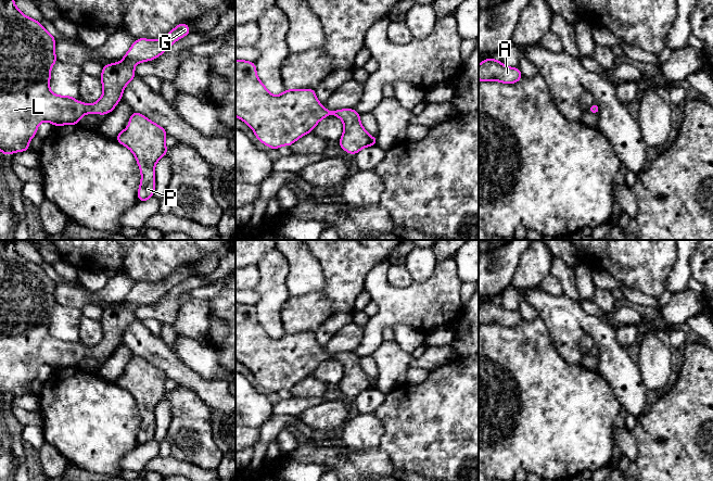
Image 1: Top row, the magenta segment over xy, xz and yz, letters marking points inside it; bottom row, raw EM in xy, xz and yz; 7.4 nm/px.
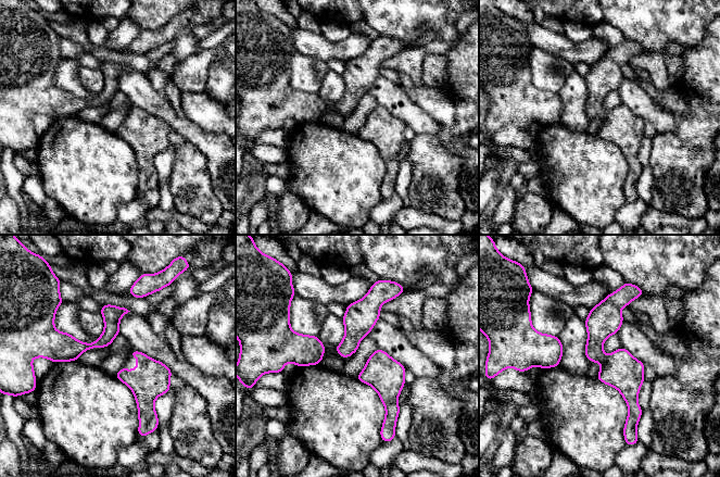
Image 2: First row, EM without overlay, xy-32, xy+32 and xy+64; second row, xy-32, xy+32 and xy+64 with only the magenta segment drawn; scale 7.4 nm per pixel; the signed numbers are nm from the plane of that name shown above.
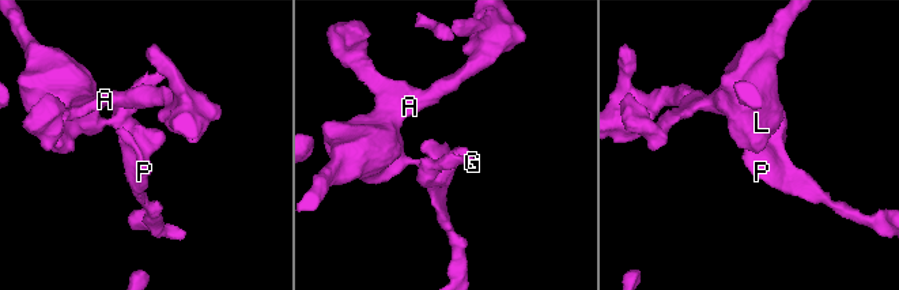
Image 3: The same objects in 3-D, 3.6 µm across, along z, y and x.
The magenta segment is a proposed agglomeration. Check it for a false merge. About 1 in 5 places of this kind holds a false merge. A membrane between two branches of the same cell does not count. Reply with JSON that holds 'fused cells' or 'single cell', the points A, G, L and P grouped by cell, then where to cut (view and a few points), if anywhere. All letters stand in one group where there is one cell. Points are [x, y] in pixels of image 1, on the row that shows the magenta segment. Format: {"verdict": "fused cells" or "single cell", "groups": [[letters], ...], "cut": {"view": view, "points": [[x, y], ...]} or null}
{"verdict": "single cell", "groups": [["A", "G", "L", "P"]], "cut": null}

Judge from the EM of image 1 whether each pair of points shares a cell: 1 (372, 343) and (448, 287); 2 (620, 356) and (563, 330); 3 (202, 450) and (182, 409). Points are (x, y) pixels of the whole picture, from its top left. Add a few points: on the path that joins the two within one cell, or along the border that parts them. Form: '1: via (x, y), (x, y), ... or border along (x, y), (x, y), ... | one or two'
1: via (382, 321), (398, 305), (424, 305), (427, 303) | one
2: via (606, 342), (588, 325), (577, 325) | one
3: via (192, 440), (191, 419) | one

